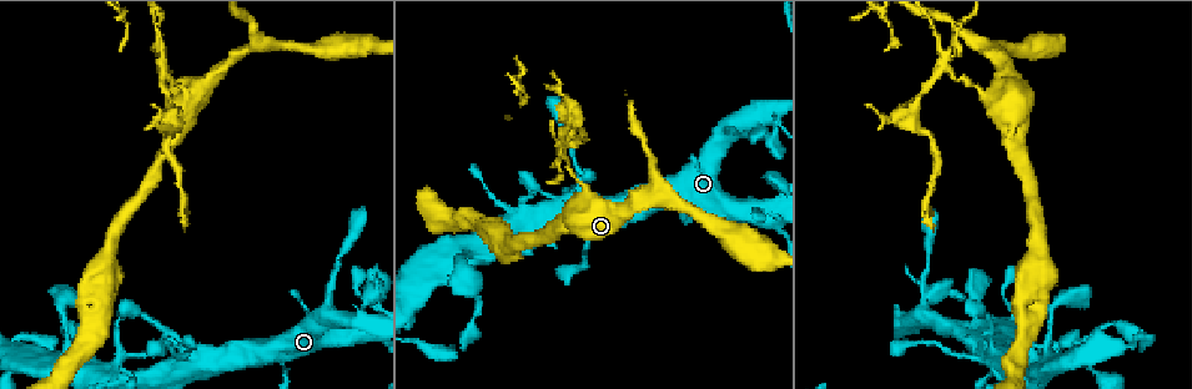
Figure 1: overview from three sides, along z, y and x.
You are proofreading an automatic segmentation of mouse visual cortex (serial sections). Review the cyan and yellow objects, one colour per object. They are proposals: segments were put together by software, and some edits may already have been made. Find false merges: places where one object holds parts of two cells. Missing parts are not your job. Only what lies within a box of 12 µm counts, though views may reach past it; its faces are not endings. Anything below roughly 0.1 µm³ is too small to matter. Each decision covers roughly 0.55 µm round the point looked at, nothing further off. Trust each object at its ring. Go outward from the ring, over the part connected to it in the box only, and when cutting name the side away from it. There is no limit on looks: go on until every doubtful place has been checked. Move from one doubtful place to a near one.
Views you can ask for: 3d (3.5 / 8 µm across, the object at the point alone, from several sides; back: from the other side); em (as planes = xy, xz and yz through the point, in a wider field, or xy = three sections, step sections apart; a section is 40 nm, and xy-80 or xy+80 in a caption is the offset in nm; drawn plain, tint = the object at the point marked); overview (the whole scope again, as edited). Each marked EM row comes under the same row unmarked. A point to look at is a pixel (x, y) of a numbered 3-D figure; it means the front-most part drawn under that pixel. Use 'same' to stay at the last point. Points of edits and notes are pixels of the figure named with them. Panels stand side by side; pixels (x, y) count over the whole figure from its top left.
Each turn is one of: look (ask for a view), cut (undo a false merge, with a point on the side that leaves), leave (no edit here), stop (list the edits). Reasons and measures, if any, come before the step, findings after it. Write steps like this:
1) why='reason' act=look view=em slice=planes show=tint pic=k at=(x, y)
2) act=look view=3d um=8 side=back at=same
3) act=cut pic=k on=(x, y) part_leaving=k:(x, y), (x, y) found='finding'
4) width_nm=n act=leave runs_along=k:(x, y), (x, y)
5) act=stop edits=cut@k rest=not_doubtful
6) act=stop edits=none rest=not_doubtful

why='calibre changes' act=look view=3d um=3.5 side=back pic=1 at=(188, 96)

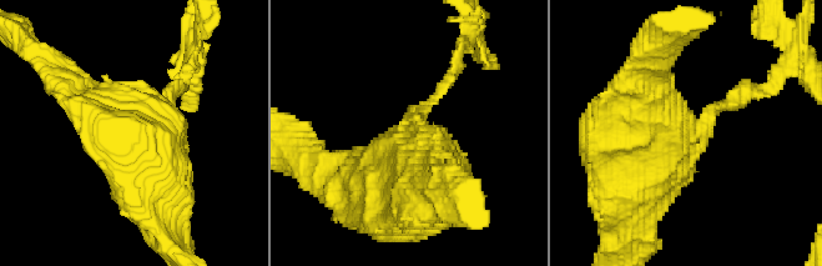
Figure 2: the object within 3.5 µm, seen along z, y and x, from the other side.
why='need the tissue' act=look view=em slice=xy step=5 show=tint pic=2 at=(412, 126)

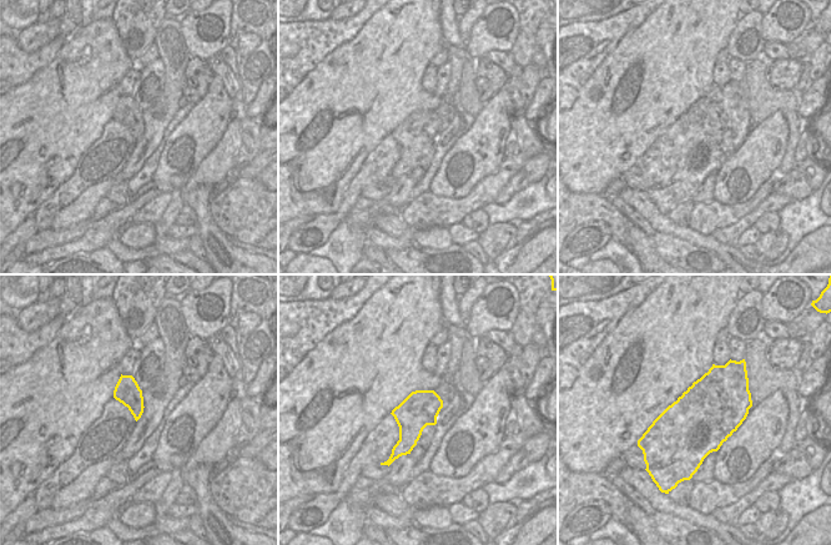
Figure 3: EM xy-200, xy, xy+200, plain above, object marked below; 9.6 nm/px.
act=leave found='continuous, no second cell'

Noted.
why='two arms at a narrow angle' act=look view=3d um=3.5 side=back pic=1 at=(944, 70)

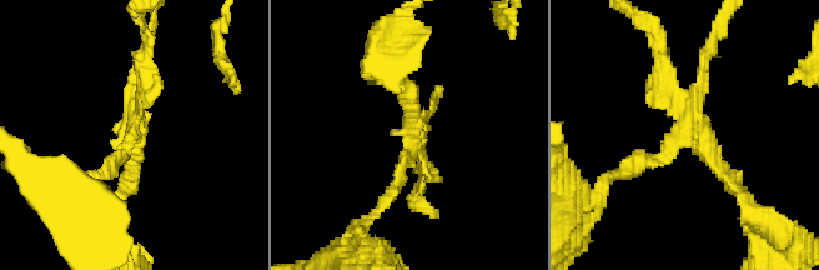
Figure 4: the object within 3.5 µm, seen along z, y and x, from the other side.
act=look view=em slice=planes show=tint pic=4 at=(411, 143)

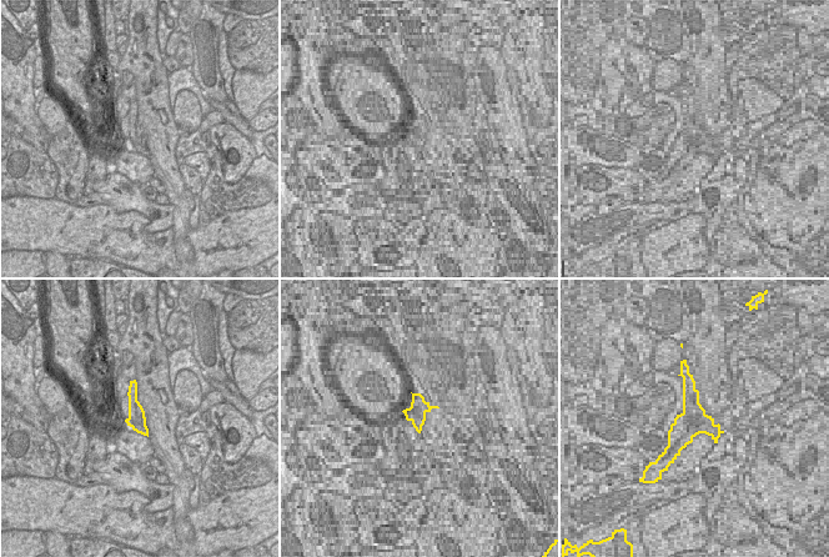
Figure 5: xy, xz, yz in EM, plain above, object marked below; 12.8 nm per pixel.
arms=4 arm_widths_nm=150,200,200,200 act=leave runs_along=4:(627, 174), (691, 136), (742, 194) found='one cell here'

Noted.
why='calibre changes' act=look view=3d um=3.5 pic=1 at=(914, 121)

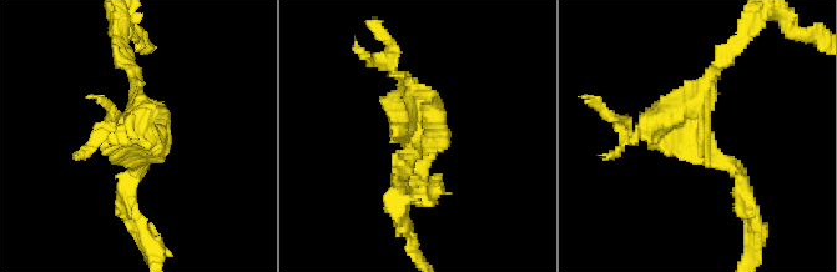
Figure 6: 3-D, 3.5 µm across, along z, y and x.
act=look view=em slice=xy step=2 show=tint pic=6 at=(692, 134)

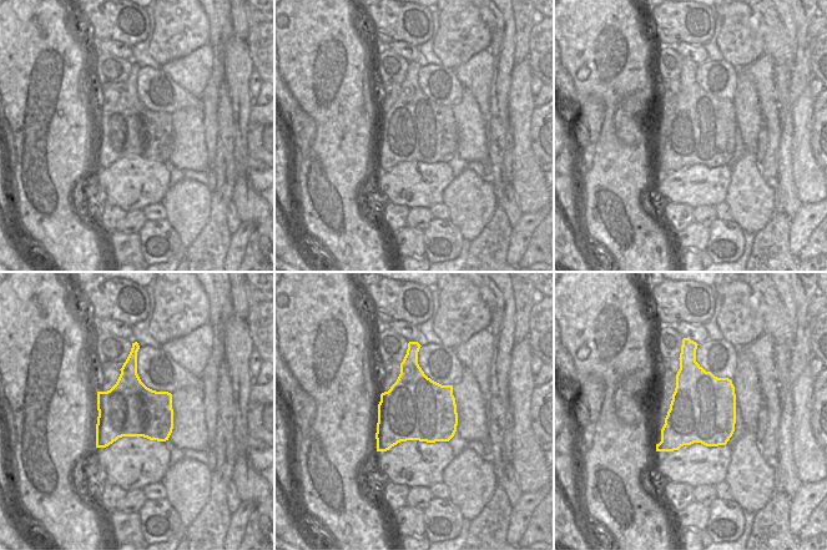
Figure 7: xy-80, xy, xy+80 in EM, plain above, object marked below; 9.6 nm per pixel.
act=leave runs_along=6:(124, 60), (139, 106), (127, 195) found='continuous, no second cell'

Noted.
act=stop edits=none rest=not_doubtful

